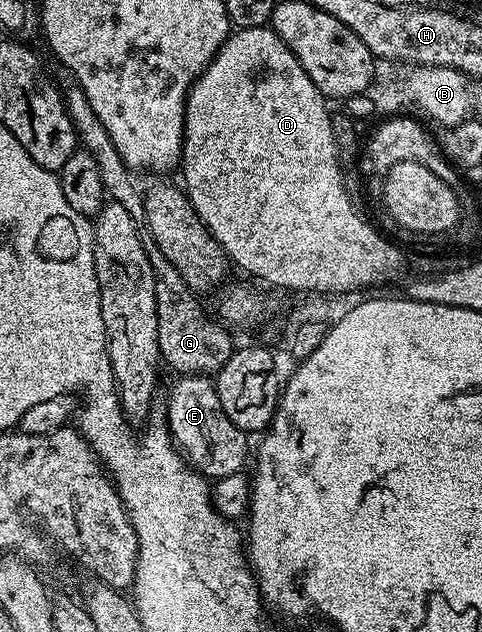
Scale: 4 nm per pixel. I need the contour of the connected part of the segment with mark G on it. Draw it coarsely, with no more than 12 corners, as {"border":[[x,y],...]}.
{"border":[[139,239],[155,275],[162,362],[215,375],[235,348],[160,251]]}

